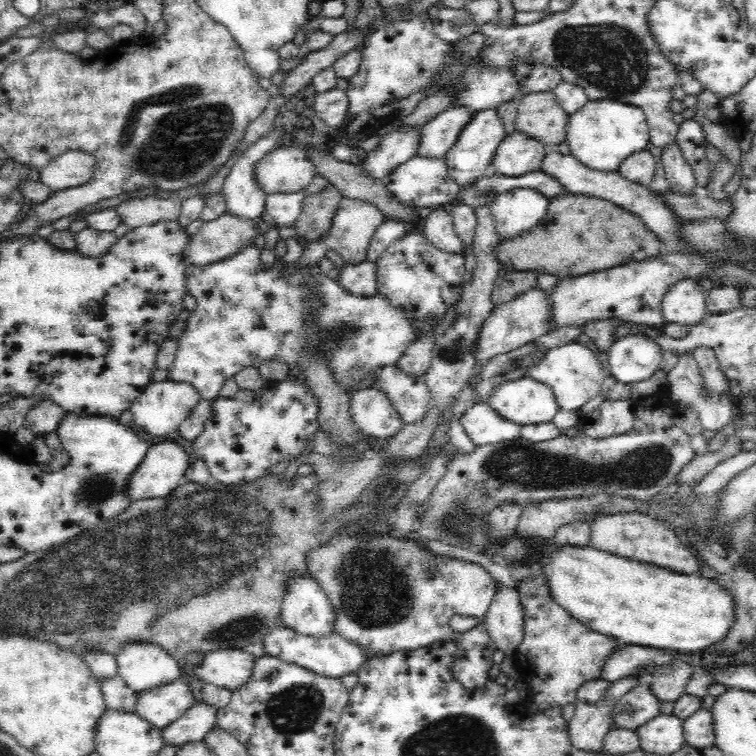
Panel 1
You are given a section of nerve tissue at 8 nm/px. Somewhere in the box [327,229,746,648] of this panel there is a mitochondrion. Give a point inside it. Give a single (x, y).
(525, 468)

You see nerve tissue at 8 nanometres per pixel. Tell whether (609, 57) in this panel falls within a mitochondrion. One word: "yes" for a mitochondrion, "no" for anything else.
yes

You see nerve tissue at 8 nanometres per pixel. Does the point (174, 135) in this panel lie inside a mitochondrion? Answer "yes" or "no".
yes

